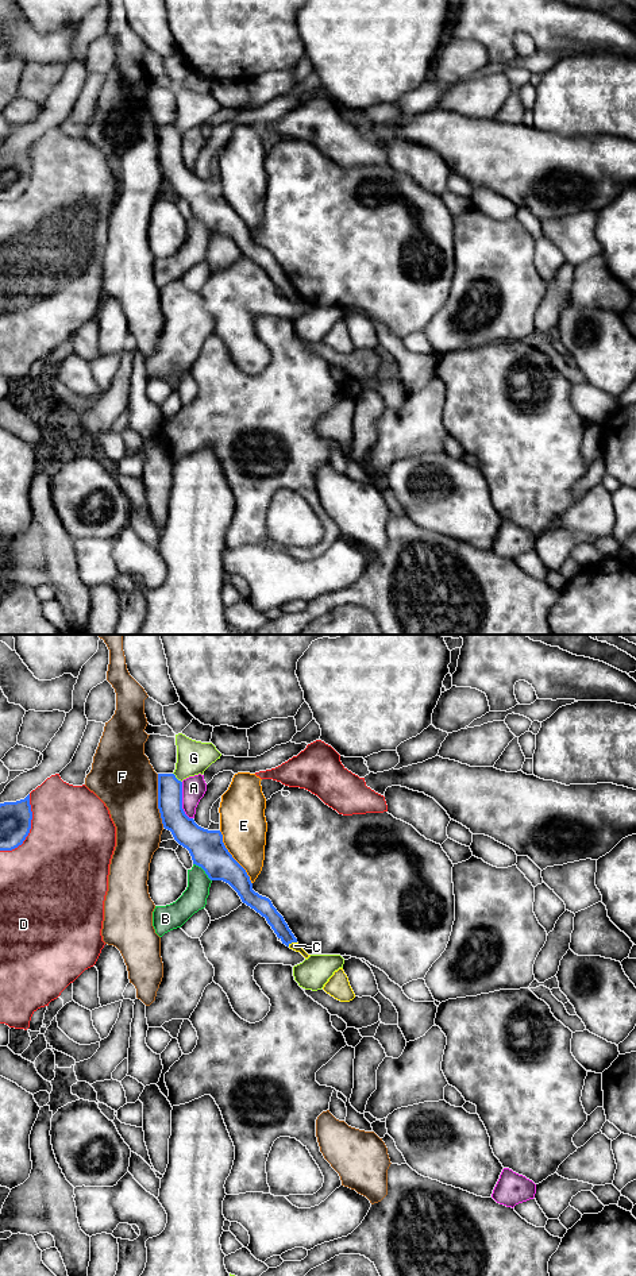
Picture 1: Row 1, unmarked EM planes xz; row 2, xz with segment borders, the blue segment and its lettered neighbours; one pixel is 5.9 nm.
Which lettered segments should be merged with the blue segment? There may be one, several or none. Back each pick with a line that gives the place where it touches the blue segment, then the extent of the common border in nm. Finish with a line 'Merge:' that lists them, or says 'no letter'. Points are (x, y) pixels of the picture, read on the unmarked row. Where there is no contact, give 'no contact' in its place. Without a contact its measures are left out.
C: contact xz (292, 293); length 60 nm
Merge: C

